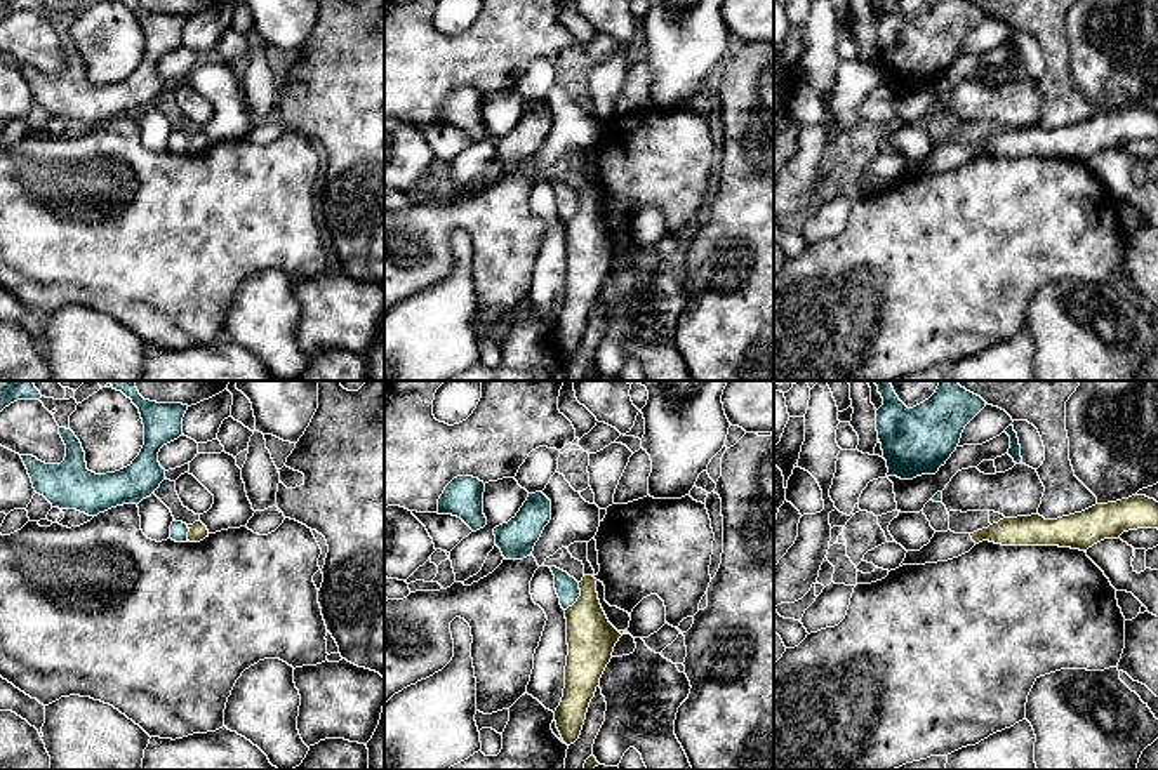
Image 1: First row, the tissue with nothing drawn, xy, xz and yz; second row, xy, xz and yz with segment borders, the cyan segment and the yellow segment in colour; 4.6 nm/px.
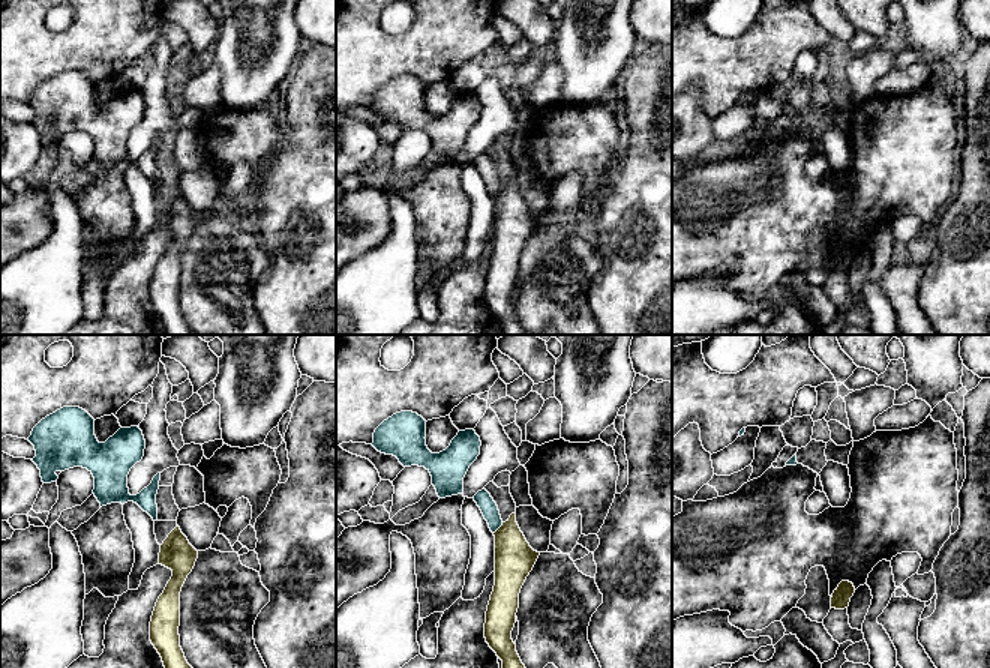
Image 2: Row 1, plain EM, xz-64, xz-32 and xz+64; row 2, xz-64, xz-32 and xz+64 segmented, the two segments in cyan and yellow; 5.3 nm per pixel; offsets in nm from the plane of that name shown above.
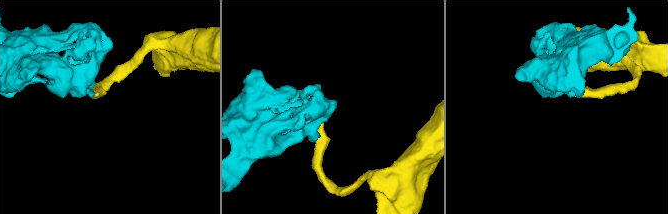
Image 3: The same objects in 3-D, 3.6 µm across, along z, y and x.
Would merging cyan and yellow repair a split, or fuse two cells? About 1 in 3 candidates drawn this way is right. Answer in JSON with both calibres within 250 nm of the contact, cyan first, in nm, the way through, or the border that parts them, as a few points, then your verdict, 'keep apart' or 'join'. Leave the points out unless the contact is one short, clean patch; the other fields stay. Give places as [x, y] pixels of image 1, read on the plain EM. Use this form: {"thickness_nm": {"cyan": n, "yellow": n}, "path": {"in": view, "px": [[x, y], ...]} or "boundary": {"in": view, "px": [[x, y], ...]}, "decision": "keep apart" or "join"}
{"thickness_nm": {"cyan": 110, "yellow": 220}, "boundary": {"in": "xz", "px": [[579, 193], [579, 207], [565, 221]]}, "decision": "keep apart"}

